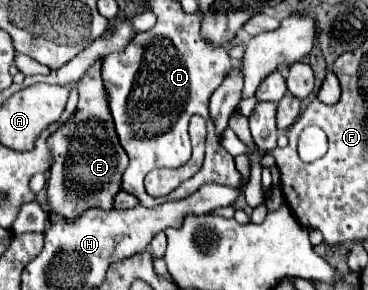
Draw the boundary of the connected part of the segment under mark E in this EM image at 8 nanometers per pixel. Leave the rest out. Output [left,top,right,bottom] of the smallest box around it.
[47,60,129,222]

